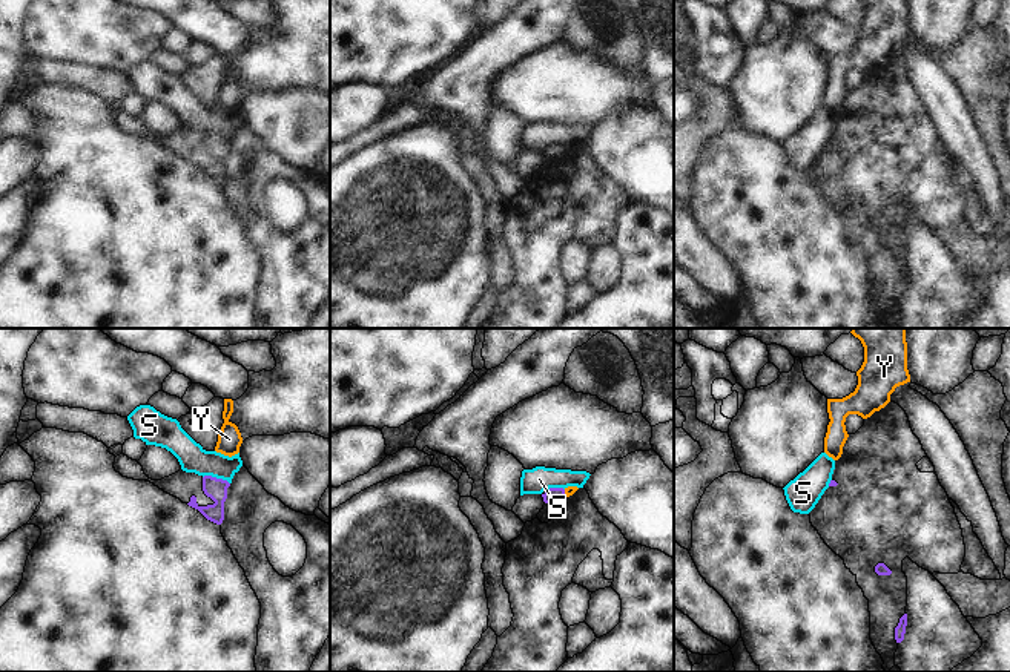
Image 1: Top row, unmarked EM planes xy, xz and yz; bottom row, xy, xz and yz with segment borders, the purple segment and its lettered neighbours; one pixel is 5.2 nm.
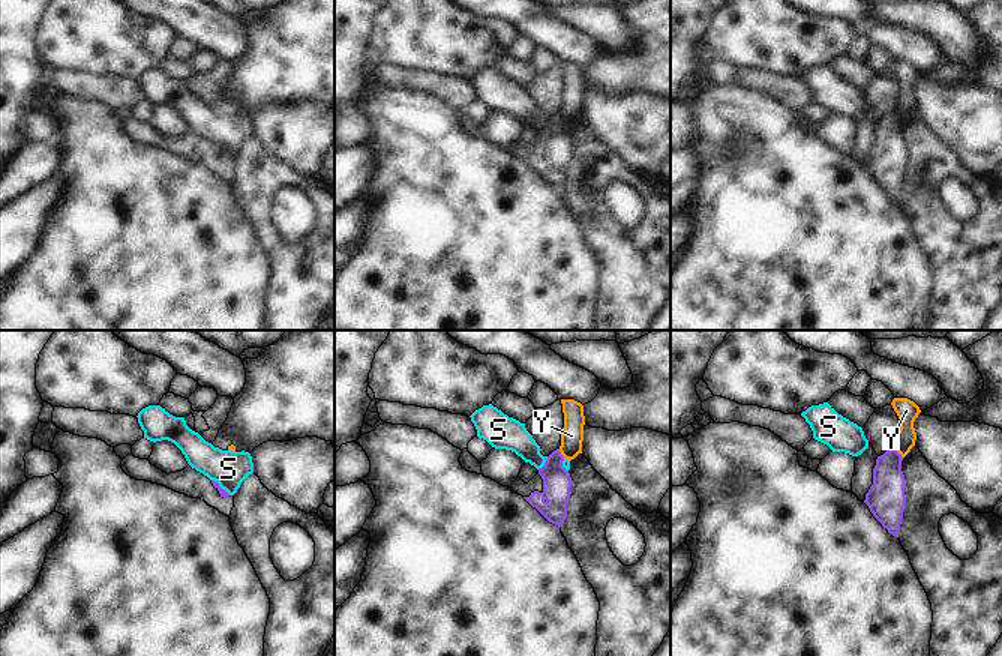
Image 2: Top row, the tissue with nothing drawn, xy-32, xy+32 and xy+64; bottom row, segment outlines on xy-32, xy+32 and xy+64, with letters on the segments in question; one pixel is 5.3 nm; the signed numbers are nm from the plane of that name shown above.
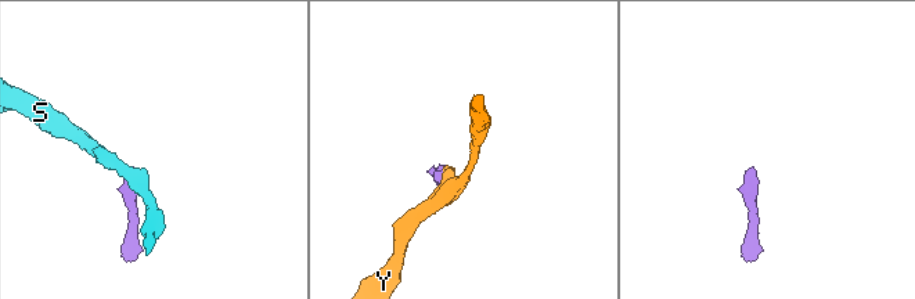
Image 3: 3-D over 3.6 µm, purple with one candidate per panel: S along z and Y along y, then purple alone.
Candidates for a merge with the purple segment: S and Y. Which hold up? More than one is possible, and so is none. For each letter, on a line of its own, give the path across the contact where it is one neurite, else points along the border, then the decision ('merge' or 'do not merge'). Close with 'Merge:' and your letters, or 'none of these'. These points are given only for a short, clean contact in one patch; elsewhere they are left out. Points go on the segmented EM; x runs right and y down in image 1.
S: along xy (203, 476), (221, 477), (229, 484) | do not merge
Y: along xz (564, 490), (567, 496) | do not merge
Merge: none of these

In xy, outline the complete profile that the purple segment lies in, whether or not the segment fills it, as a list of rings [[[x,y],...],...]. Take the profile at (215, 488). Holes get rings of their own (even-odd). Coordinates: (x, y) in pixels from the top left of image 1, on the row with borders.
[[[124,454],[115,457],[114,468],[123,477],[153,483],[164,492],[198,509],[207,520],[216,525],[221,525],[224,520],[224,502],[230,486],[227,480],[212,476],[203,477],[183,469],[161,480],[152,480],[144,474],[143,466],[137,460]]]

